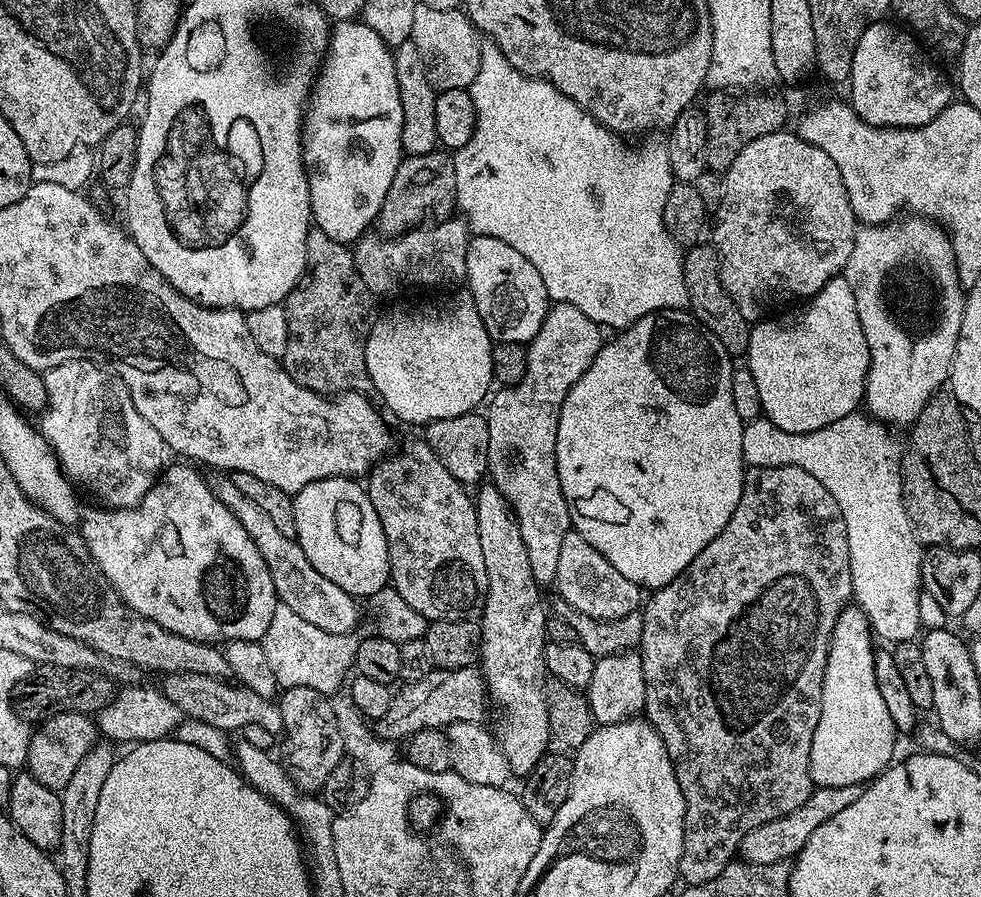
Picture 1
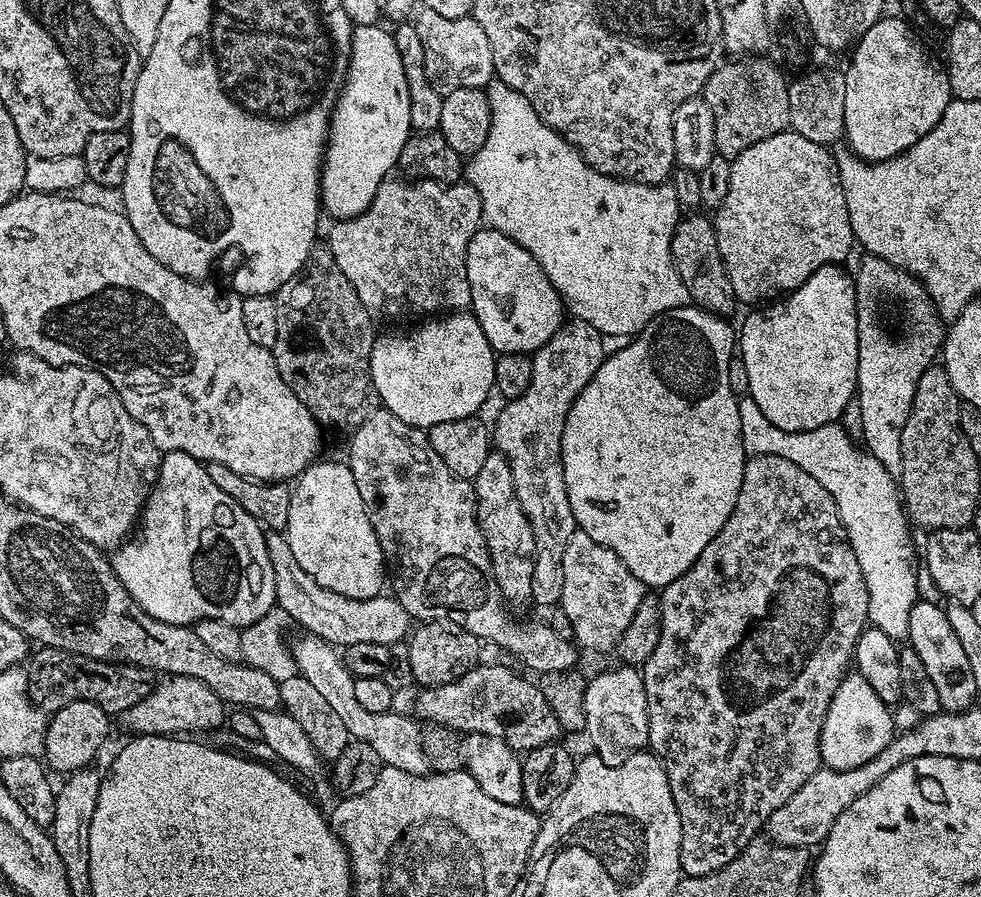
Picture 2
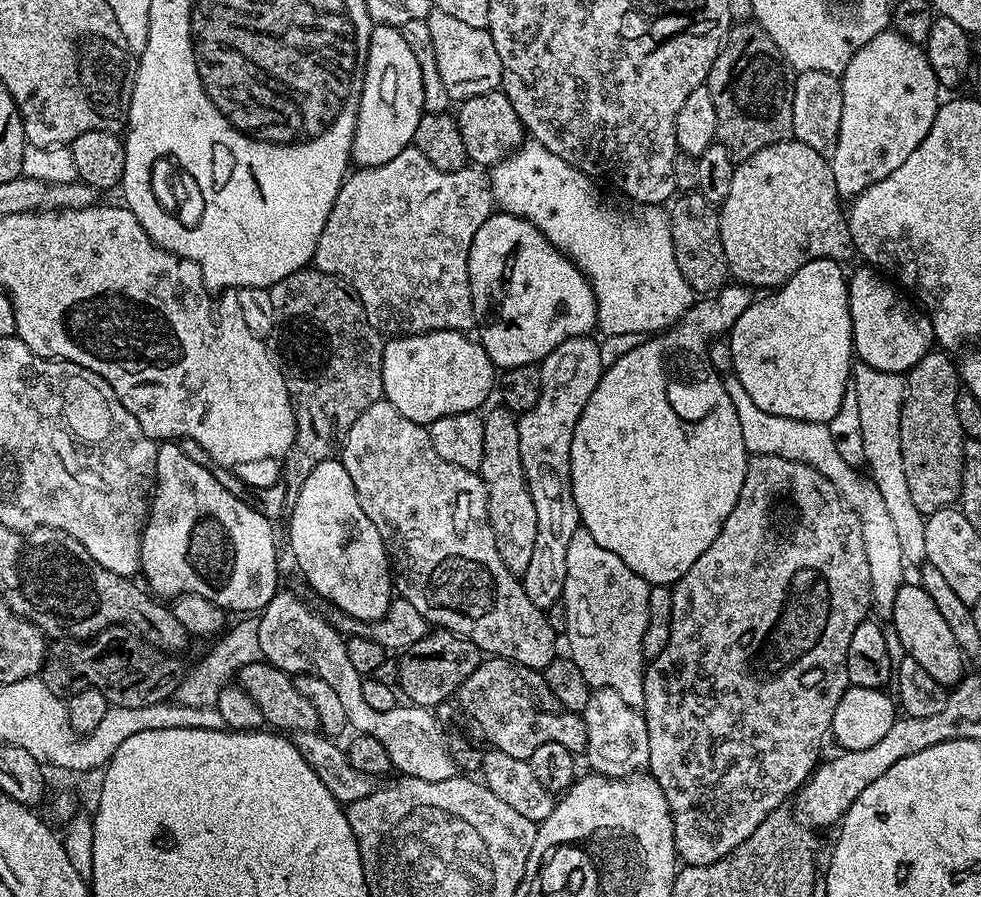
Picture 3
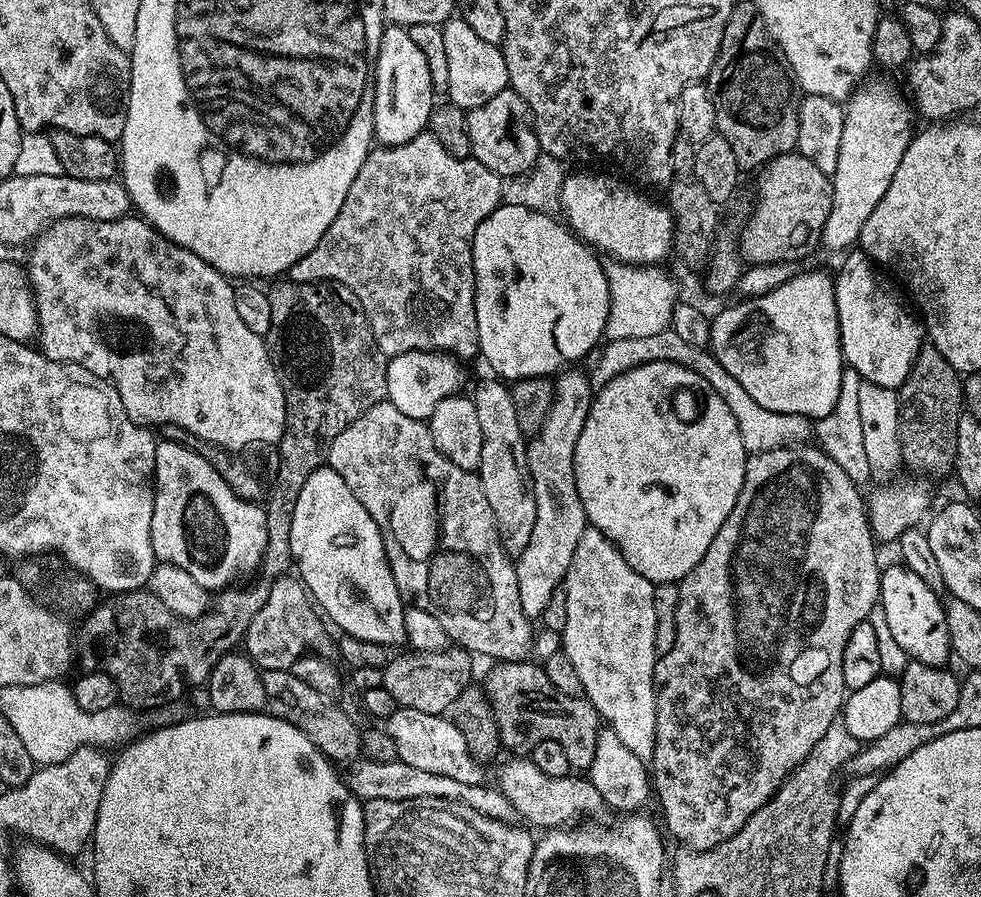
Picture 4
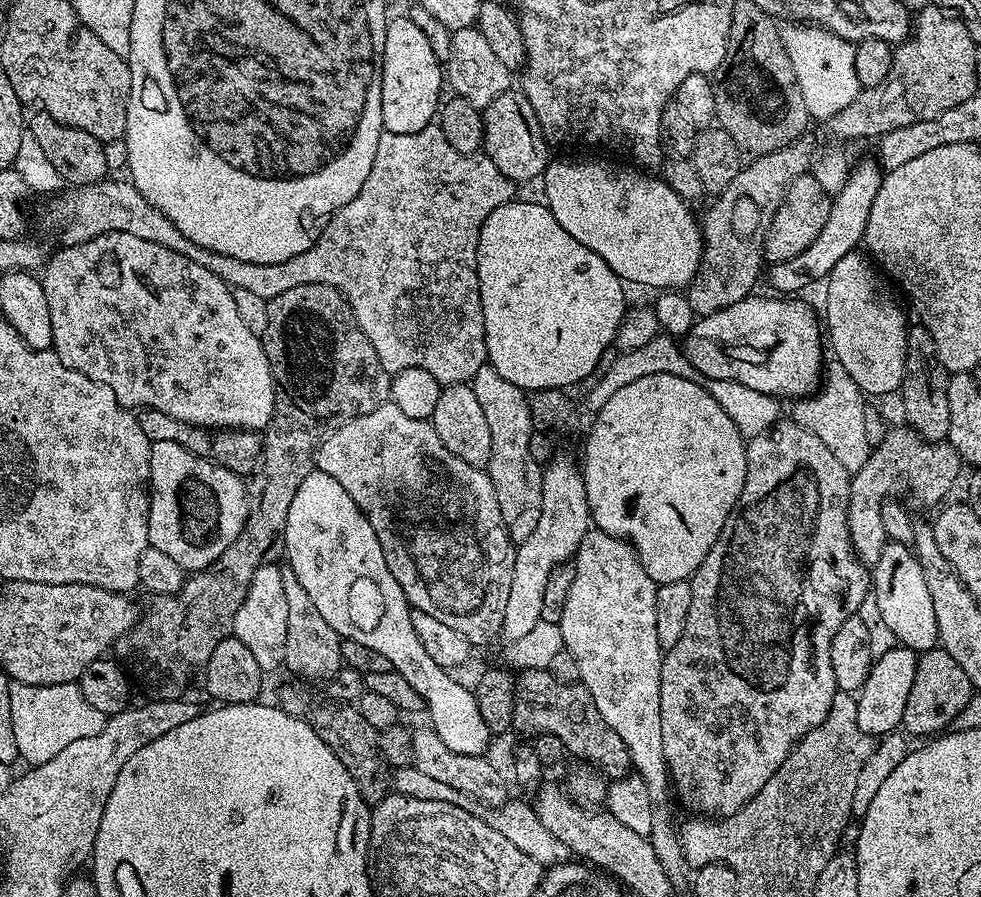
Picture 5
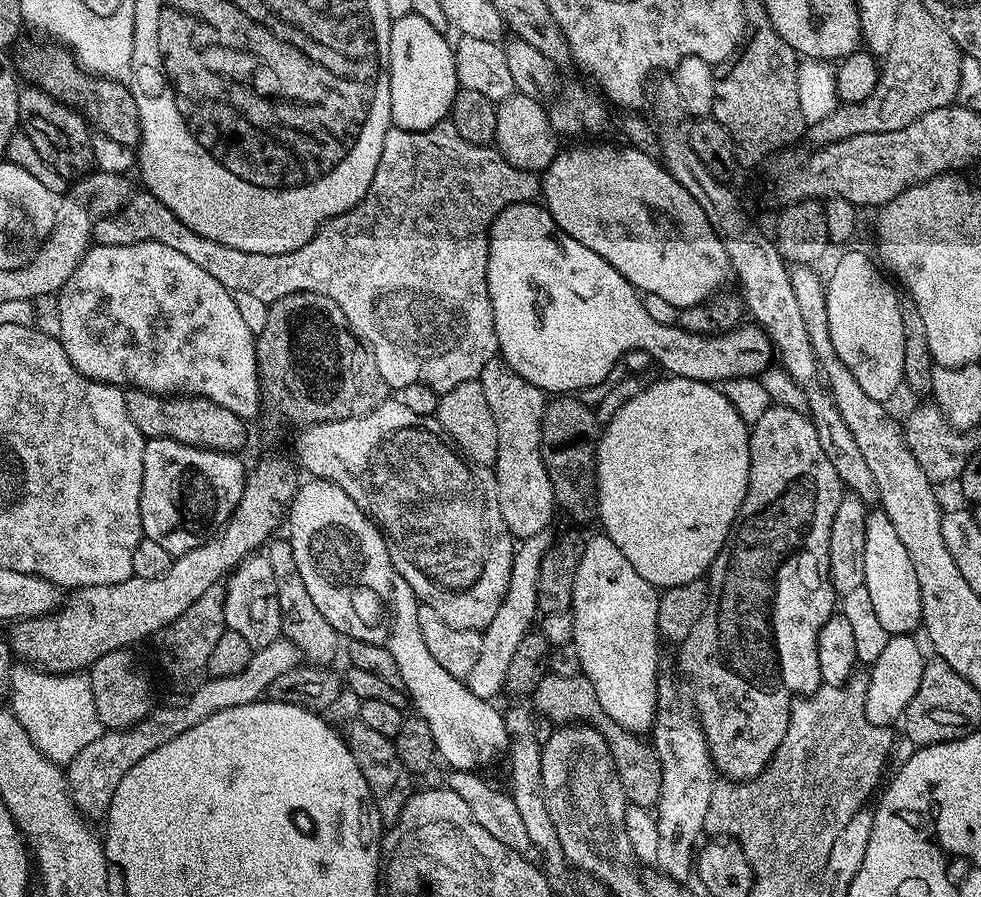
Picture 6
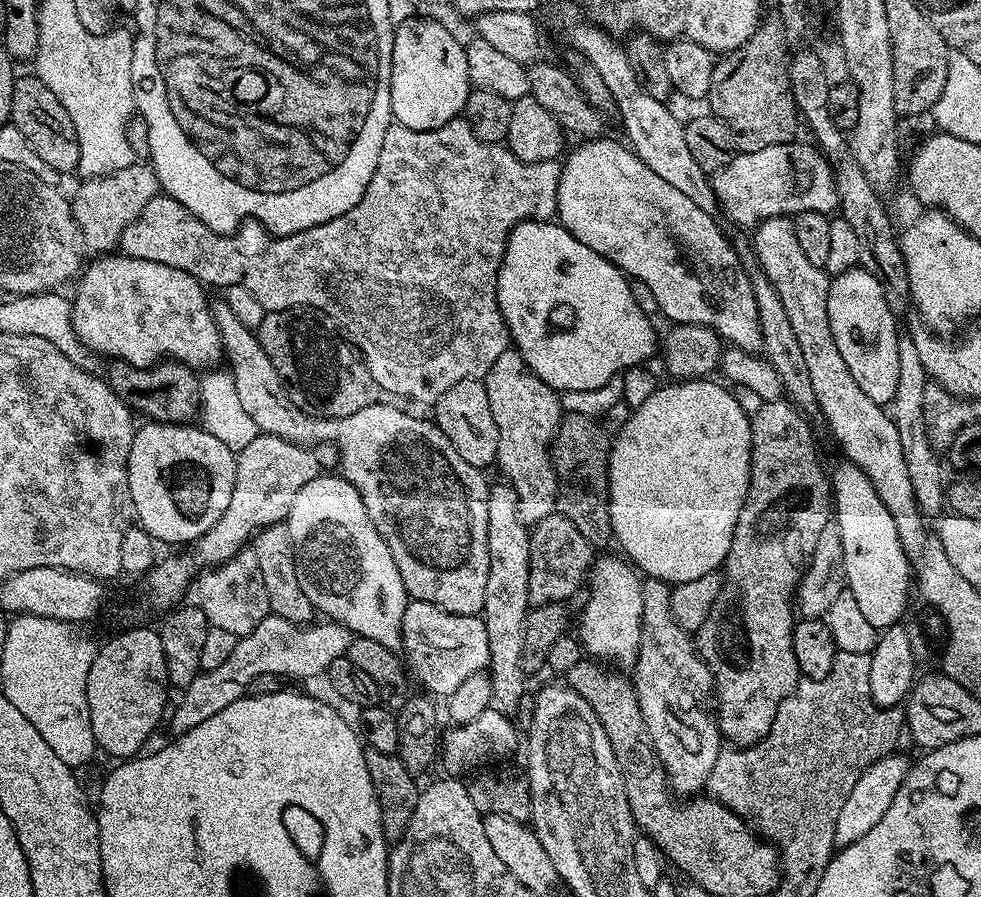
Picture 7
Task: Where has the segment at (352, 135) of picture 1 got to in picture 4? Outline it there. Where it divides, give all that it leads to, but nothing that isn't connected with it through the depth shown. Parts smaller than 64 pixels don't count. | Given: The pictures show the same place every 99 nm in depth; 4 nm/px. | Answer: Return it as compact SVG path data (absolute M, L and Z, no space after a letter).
M389 23L382 34L376 59L374 90L374 140L377 145L393 148L410 142L428 128L434 107L430 66L427 58L410 38L407 27Z

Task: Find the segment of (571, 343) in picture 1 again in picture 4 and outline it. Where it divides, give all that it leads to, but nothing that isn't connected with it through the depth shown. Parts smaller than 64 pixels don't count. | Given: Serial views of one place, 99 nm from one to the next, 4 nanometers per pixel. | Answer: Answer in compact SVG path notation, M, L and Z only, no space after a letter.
M576 366L565 367L555 377L556 393L550 414L546 416L542 430L527 441L536 517L534 534L530 542L526 542L526 550L515 557L514 563L518 578L518 598L522 610L529 618L540 618L551 596L563 585L570 558L574 558L578 538L582 538L586 527L584 507L578 498L578 486L574 478L574 446L578 446L578 434L582 434L582 426L586 426L594 389L589 373L579 372L578 369Z

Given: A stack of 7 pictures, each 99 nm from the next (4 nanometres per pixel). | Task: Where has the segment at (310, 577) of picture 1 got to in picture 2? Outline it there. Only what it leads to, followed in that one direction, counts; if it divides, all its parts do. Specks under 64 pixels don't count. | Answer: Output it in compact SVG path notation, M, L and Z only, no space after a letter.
M276 530L269 531L266 535L266 546L270 550L270 564L274 566L274 590L277 605L291 623L293 620L294 623L301 624L305 633L322 638L340 650L358 646L358 642L378 642L396 646L400 639L403 641L409 635L414 624L413 617L408 615L408 611L395 595L381 594L374 598L359 600L358 598L346 598L342 594L334 594L334 590L326 590L326 586L318 586L318 582L314 582L314 578L310 578L310 574L302 570L298 558L294 558L294 550L290 550L287 535Z

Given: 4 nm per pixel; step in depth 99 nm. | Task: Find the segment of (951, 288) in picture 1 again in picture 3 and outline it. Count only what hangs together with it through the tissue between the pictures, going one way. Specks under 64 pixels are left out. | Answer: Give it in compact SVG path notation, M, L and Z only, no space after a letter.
M857 363L850 377L851 387L858 394L858 419L862 422L862 450L868 479L878 486L886 511L894 522L898 533L898 546L909 569L916 570L927 561L925 513L914 506L910 498L910 485L906 483L906 470L902 466L902 442L900 441L900 419L904 405L906 380L903 375L879 372L869 365Z

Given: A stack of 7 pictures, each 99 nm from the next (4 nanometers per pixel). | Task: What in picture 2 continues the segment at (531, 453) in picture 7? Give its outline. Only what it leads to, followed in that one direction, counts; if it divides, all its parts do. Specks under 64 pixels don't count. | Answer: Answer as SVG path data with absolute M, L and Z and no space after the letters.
M495 450L489 452L482 470L478 470L474 487L476 489L476 517L490 554L491 576L498 582L505 605L524 603L527 605L532 599L536 539L534 530L522 510L522 502L518 502L510 462L501 452Z

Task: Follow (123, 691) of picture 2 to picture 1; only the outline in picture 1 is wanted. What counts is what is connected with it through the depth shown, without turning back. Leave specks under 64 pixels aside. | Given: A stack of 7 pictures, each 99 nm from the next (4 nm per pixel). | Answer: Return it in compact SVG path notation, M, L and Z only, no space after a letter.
M45 664L12 687L12 709L19 717L30 722L43 722L60 712L95 714L111 703L117 692L118 688L112 677L105 676L102 672Z

